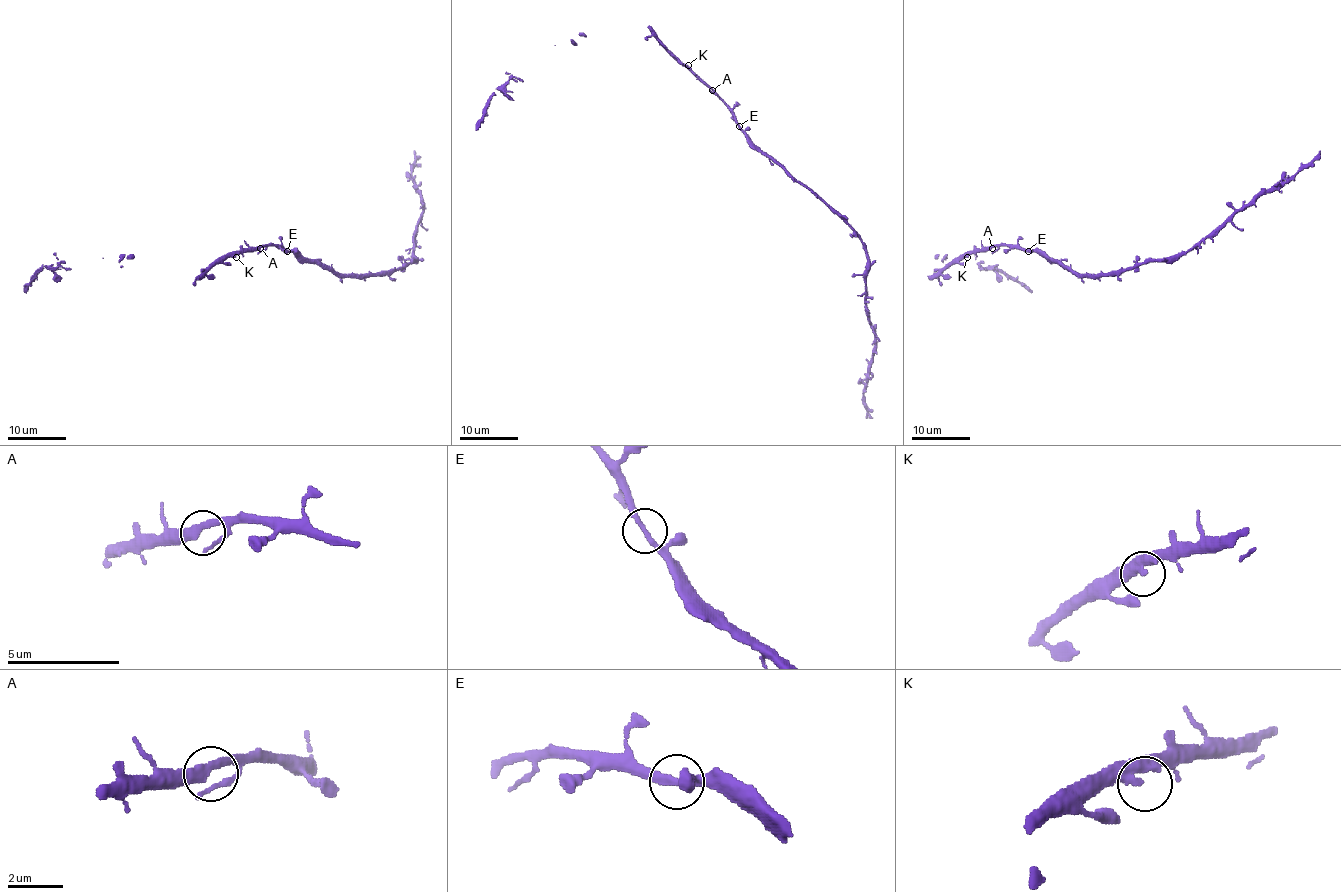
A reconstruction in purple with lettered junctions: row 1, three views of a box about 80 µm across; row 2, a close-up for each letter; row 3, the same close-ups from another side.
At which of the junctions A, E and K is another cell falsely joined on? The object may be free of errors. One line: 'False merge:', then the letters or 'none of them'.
False merge: none of them

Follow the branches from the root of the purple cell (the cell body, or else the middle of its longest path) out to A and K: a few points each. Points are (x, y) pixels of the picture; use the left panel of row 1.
A: (297, 254), (275, 245), (260, 248)
K: (297, 254), (275, 245), (260, 245), (240, 249), (236, 257)

